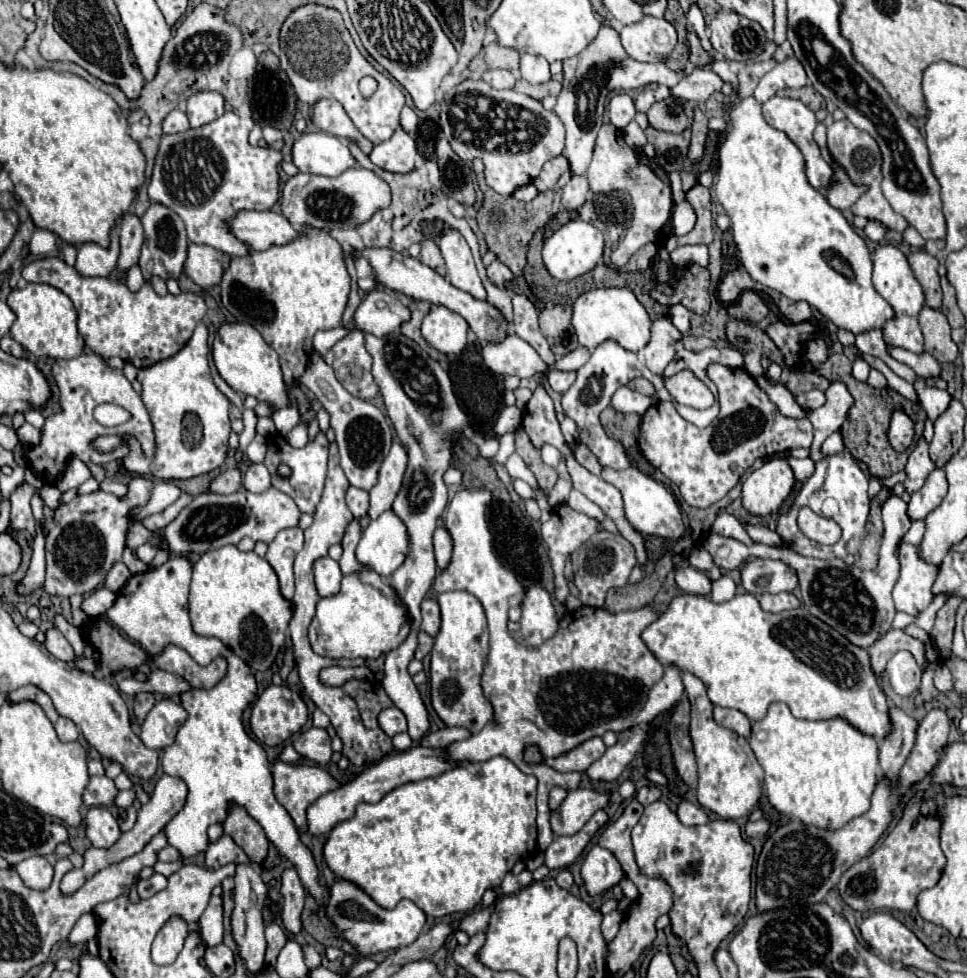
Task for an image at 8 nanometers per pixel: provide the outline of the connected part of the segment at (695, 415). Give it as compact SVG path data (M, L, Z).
M719 402L713 404L713 406L707 408L707 410L693 410L693 408L687 408L687 406L681 406L681 404L675 404L675 406L677 406L677 412L679 412L687 422L691 422L691 424L695 424L695 426L699 426L699 428L709 426L709 424L717 418L717 414L719 414Z

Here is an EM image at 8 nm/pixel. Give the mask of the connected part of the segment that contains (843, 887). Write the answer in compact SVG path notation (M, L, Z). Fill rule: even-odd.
M917 794L905 808L901 822L887 834L883 844L869 856L853 864L839 880L837 888L847 906L853 910L903 910L909 912L917 906L917 894L931 888L941 878L945 866L945 854L939 846L941 822L935 818L923 818L919 814L921 794ZM913 822L919 822L913 828Z

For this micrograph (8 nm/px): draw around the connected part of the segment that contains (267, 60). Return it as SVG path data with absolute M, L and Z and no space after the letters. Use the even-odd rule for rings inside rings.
M267 50L259 56L253 80L251 108L253 118L261 124L289 130L295 116L295 90L279 66L279 58Z

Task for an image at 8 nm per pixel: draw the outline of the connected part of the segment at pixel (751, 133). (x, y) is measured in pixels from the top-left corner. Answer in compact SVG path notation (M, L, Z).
M753 96L739 98L733 104L723 104L723 108L727 110L729 128L723 134L723 142L718 148L715 196L731 218L731 232L739 250L741 266L753 280L781 292L791 300L807 302L839 328L851 330L853 334L881 328L883 322L891 320L895 314L885 298L873 288L873 264L867 244L857 232L853 232L853 226L845 220L845 216L809 184L801 150L789 140L789 136L785 136L785 132L765 122L761 104Z

